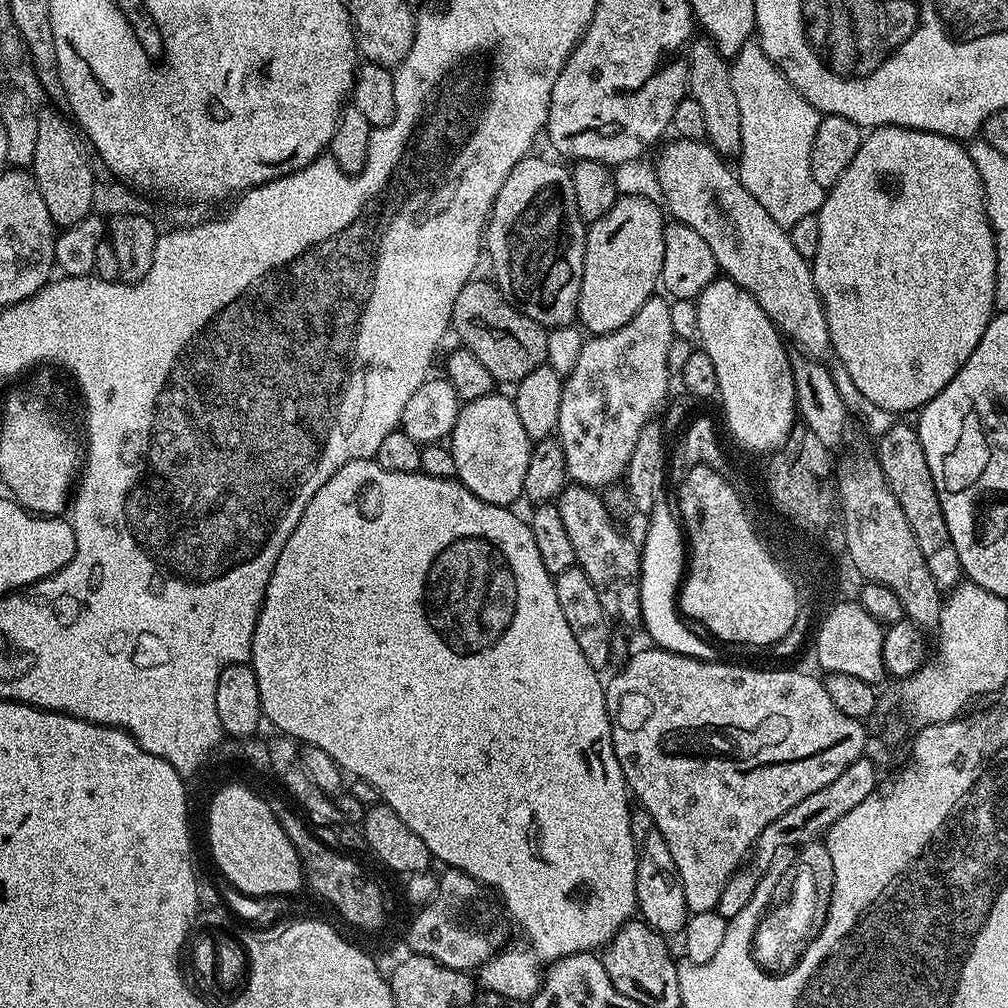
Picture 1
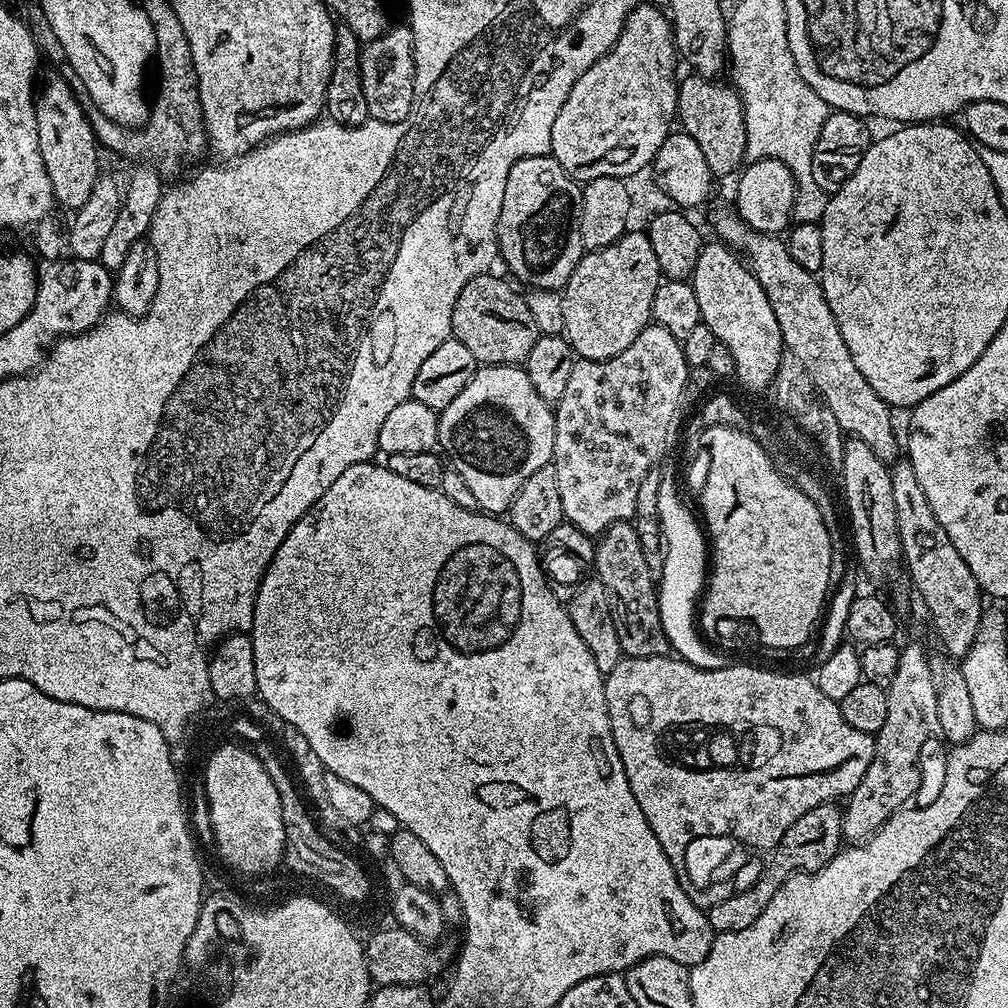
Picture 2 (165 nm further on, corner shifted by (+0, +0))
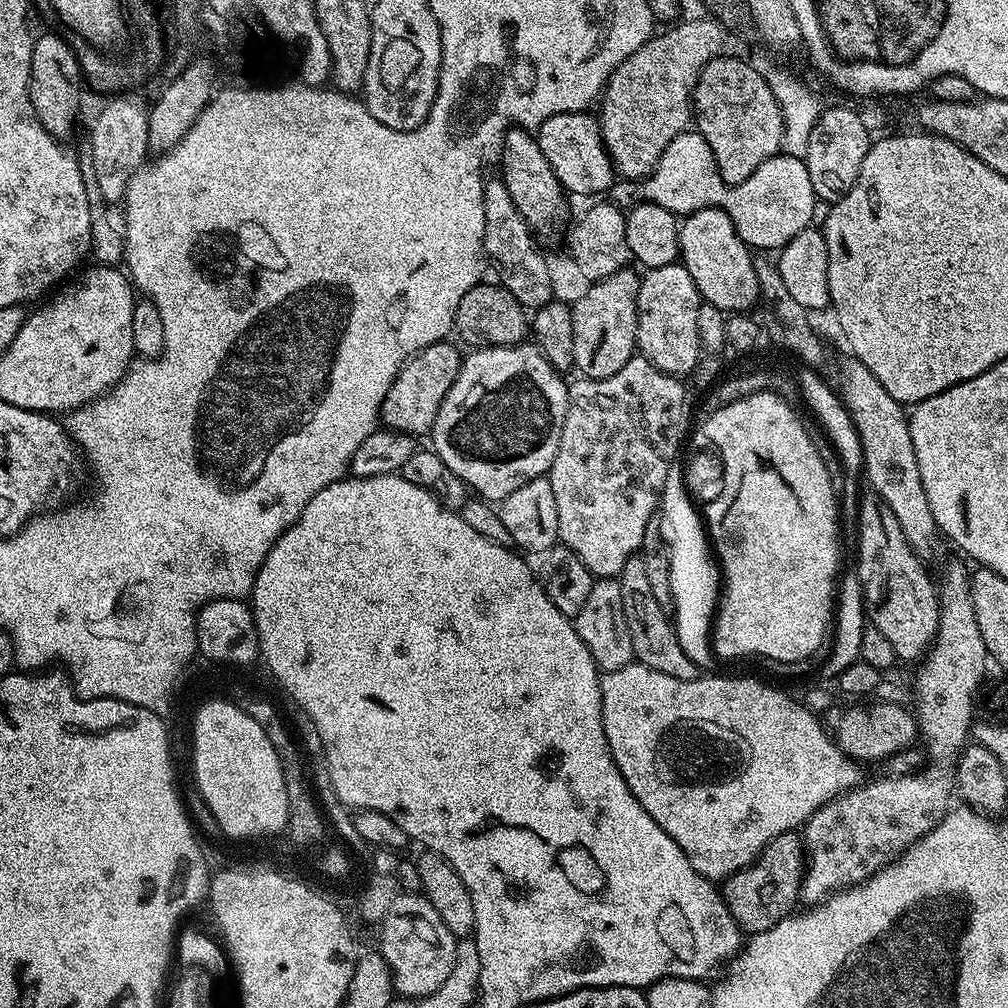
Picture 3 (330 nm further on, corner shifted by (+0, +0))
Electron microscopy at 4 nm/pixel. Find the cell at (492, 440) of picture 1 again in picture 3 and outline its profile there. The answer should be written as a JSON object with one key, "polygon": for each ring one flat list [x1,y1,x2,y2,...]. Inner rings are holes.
{"polygon":[[532,342,510,348,478,348,469,353,463,357,458,378,438,410,430,444,477,497,499,502,514,494,518,486,545,475,554,462,568,409,568,384]]}

